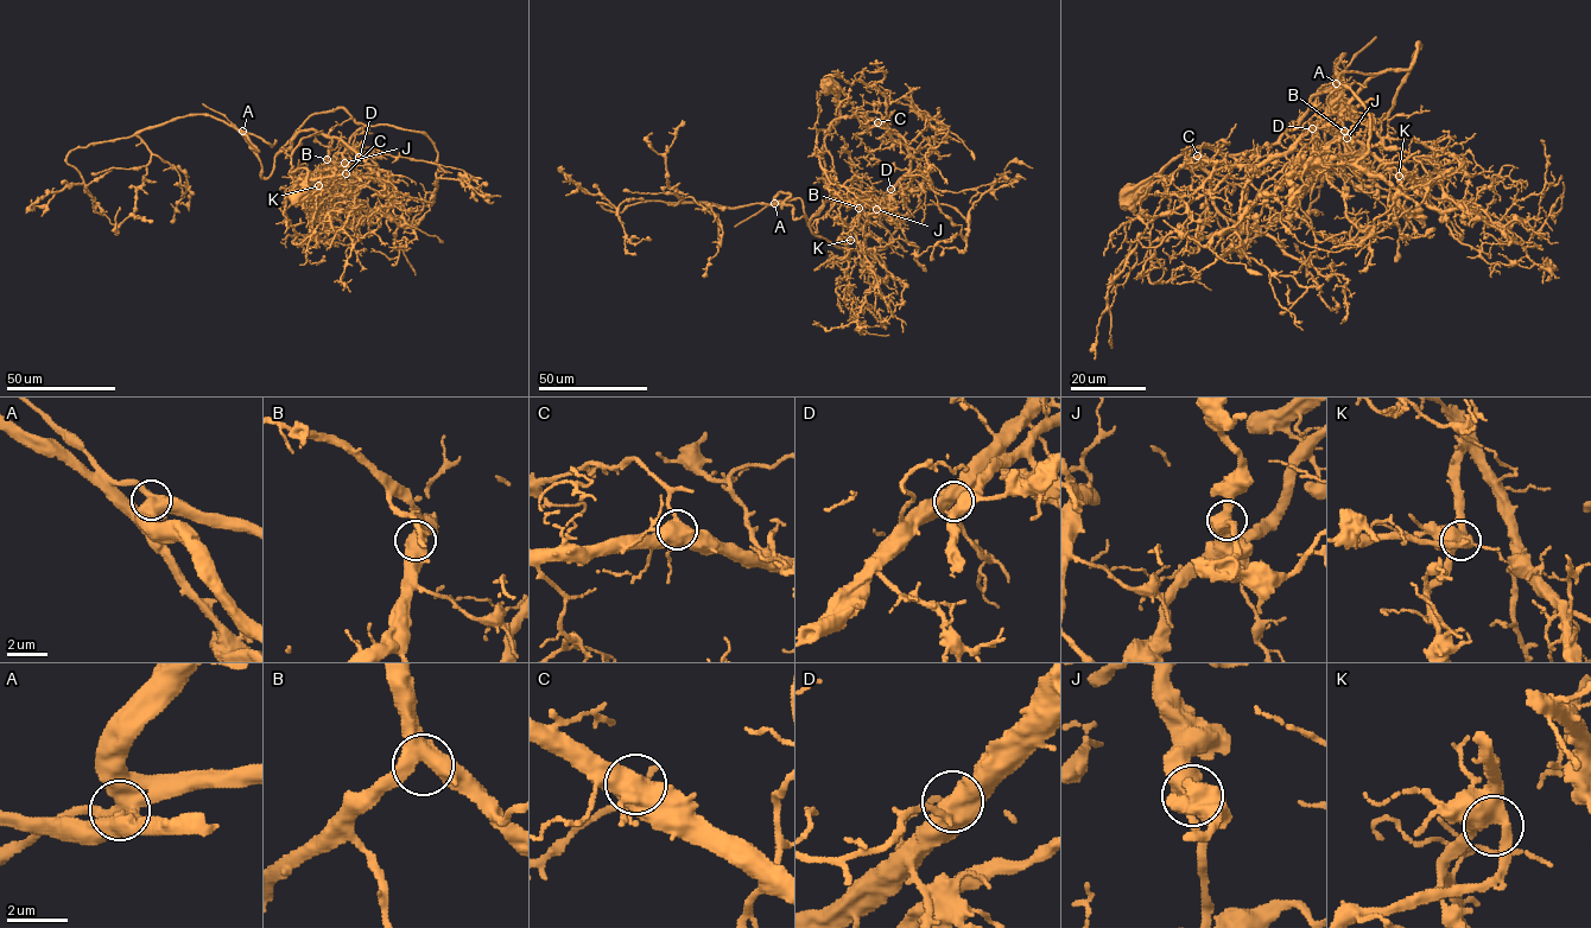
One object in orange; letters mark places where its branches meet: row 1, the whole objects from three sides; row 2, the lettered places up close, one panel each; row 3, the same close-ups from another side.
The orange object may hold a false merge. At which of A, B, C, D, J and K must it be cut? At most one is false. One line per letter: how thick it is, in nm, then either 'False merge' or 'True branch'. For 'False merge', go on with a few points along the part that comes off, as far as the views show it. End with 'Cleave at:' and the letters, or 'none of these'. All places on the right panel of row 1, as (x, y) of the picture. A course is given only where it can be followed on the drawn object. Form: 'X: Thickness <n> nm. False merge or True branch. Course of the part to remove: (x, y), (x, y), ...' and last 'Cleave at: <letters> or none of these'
A: Thickness 480 nm. False merge. Course of the part to remove: (1336, 83), (1328, 102), (1335, 107), (1352, 108), (1376, 100)
B: Thickness 500 nm. True branch
C: Thickness 460 nm. True branch
D: Thickness 550 nm. True branch
J: Thickness 440 nm. True branch
K: Thickness 460 nm. True branch
Cleave at: A

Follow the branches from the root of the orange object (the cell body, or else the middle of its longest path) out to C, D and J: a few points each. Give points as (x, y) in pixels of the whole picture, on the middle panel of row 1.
C: (829, 84), (836, 96), (838, 120), (825, 137), (821, 154), (835, 120), (868, 116), (878, 122)
D: (829, 84), (836, 96), (838, 120), (824, 139), (823, 180), (850, 205), (872, 205), (891, 189)
J: (829, 84), (836, 96), (838, 120), (824, 139), (823, 180), (849, 204), (872, 205), (878, 214), (876, 209)

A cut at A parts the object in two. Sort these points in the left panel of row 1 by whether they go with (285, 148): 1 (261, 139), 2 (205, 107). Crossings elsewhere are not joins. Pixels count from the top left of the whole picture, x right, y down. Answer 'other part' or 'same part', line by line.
1: other part
2: other part

